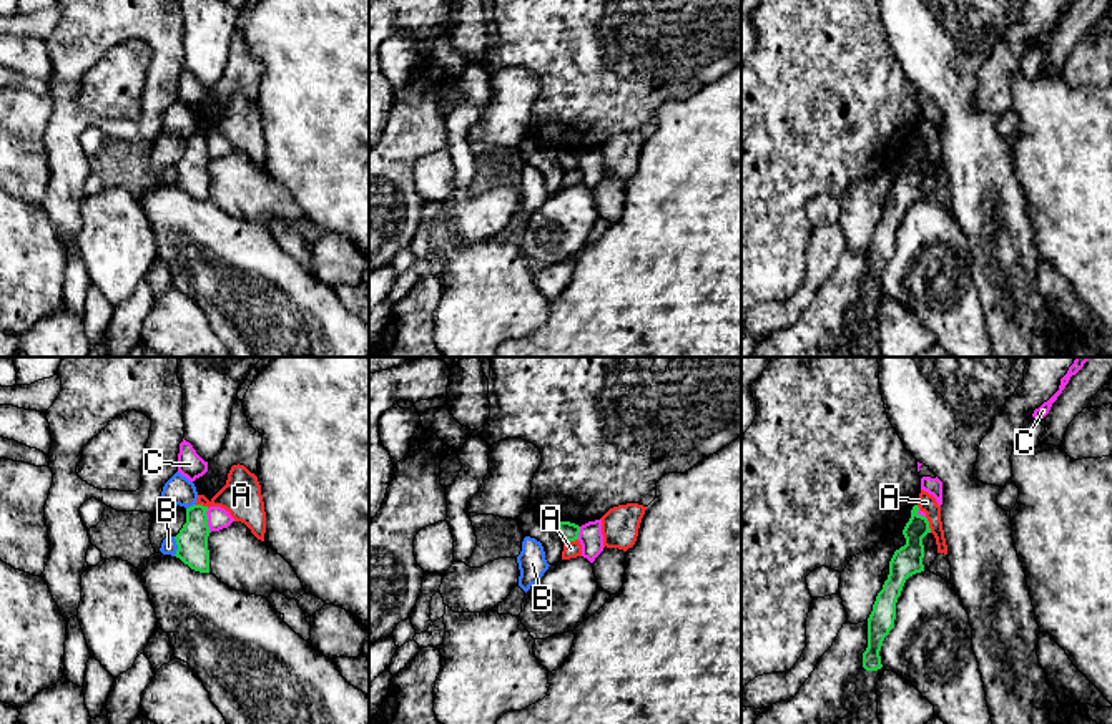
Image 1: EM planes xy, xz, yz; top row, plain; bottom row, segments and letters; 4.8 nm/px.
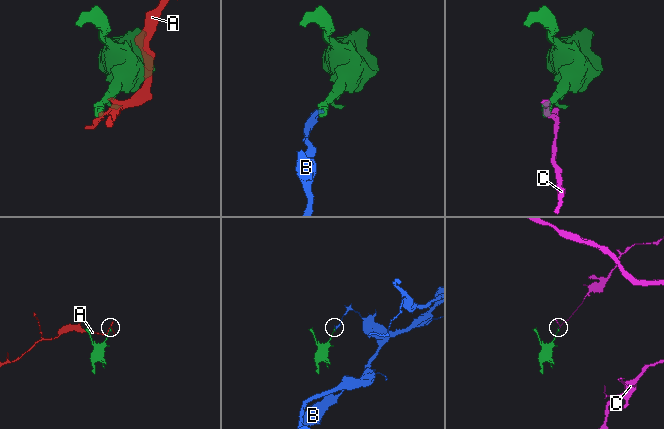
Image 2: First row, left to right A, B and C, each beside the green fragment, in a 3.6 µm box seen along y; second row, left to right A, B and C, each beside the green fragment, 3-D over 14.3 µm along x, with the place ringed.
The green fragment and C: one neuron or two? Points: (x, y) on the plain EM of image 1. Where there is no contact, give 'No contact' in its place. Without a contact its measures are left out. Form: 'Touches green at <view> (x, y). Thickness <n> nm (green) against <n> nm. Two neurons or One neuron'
Touches green at xy (206, 148). Thickness 150 nm (green) against 110 nm. Two neurons

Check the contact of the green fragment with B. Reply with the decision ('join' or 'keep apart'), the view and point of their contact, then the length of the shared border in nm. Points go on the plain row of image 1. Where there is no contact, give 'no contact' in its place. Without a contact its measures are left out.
keep apart | xy (178, 175) | 100 nm

